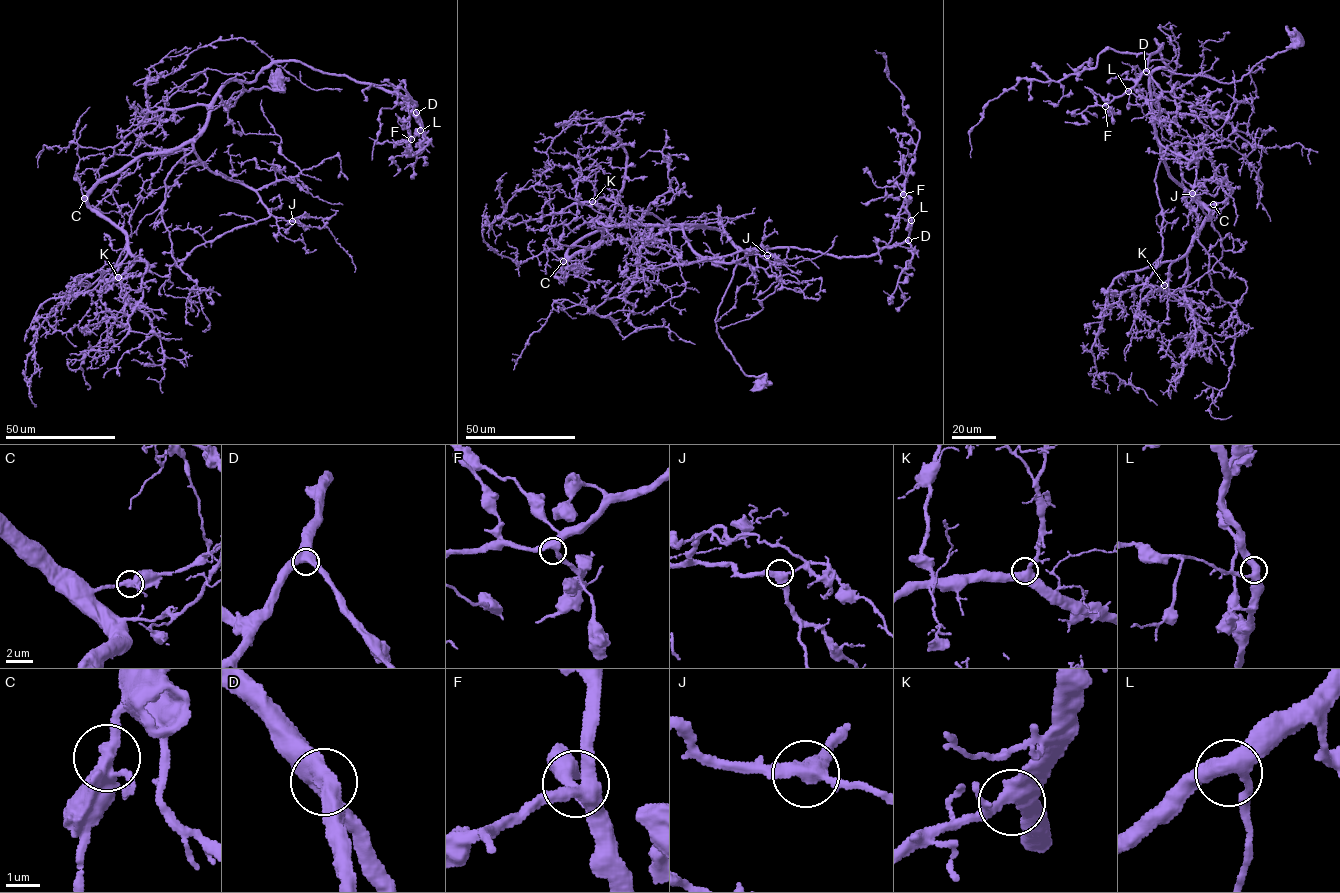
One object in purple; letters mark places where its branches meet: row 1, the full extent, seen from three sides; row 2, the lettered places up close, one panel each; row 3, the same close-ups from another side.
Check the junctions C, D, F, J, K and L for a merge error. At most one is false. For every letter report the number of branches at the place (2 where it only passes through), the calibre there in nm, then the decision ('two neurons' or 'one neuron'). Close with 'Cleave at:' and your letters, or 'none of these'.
C: branches 3; calibre 400 nm; one neuron
D: branches 3; calibre 480 nm; one neuron
F: branches 3; calibre 440 nm; one neuron
J: branches 3; calibre 400 nm; one neuron
K: branches 3; calibre 440 nm; one neuron
L: branches 3; calibre 440 nm; one neuron
Cleave at: none of these

